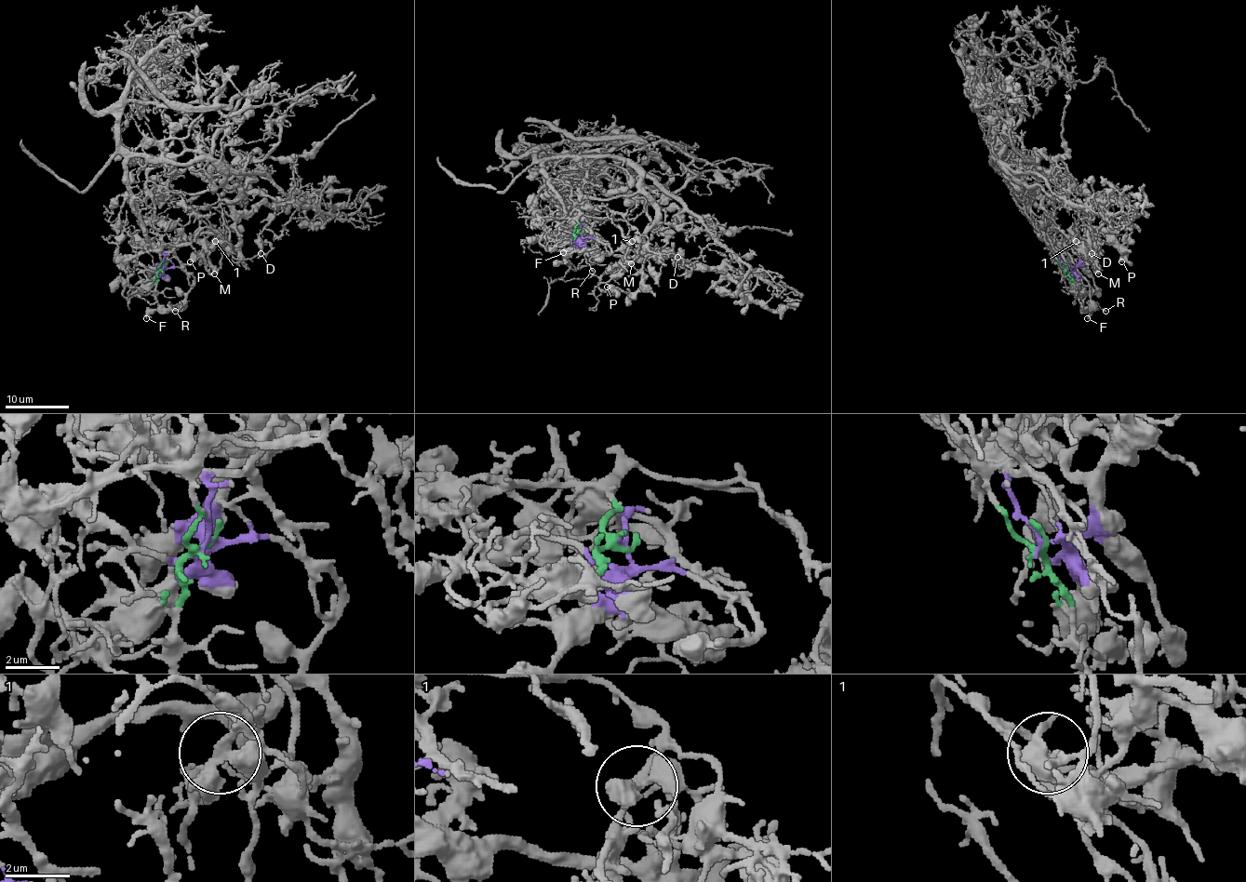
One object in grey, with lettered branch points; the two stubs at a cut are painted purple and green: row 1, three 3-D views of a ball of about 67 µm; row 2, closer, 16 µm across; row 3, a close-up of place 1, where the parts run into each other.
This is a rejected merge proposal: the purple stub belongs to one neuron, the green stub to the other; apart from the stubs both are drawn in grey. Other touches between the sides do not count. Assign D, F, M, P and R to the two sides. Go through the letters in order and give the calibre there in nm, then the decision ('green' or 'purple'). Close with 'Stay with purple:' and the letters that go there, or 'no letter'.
D: 160 nm thick; purple
F: 200 nm thick; green
M: 320 nm thick; green
P: 600 nm thick; purple
R: 160 nm thick; green
Stay with purple: D, P

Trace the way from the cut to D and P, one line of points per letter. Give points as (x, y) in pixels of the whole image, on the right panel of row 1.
D: (1066, 268), (1076, 263), (1087, 246), (1090, 233), (1085, 246), (1087, 259), (1091, 254)
P: (1066, 268), (1076, 263), (1090, 234), (1098, 232), (1105, 232), (1123, 245), (1128, 241), (1122, 261)

